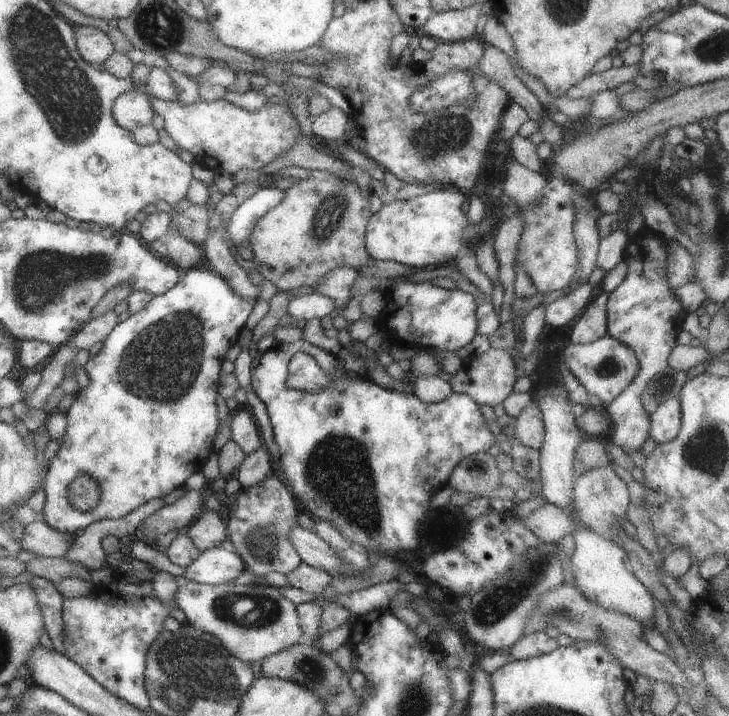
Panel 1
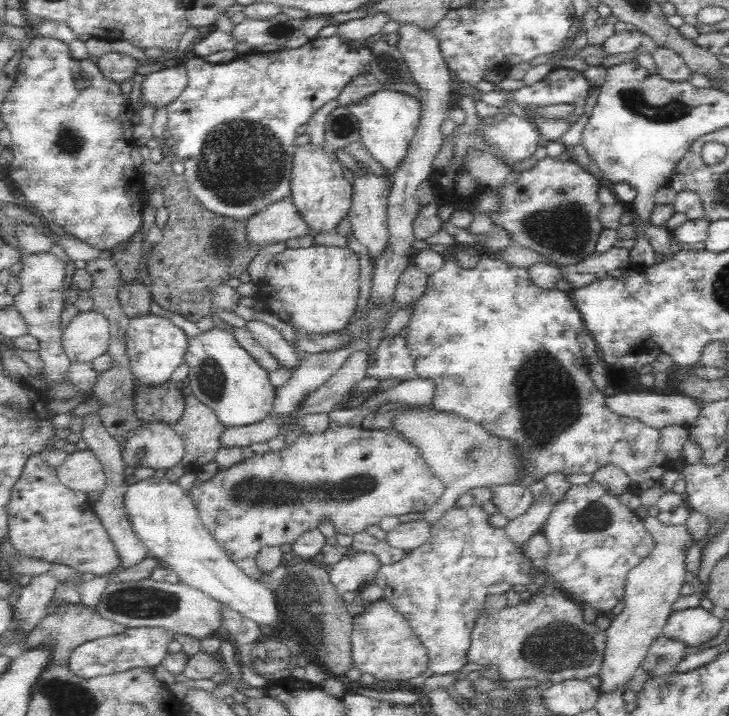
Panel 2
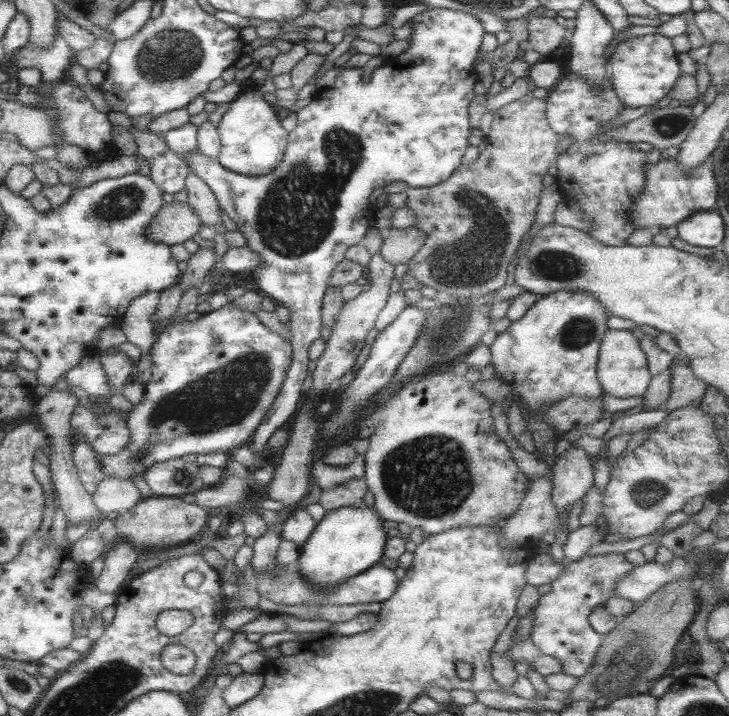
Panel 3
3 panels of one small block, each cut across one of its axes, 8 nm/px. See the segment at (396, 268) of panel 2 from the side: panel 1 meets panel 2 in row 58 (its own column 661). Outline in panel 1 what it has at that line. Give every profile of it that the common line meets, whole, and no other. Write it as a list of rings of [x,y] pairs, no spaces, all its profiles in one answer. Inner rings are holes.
[[[669,398],[657,406],[649,416],[649,437],[654,442],[665,443],[672,440],[681,427],[681,404],[679,398]]]

